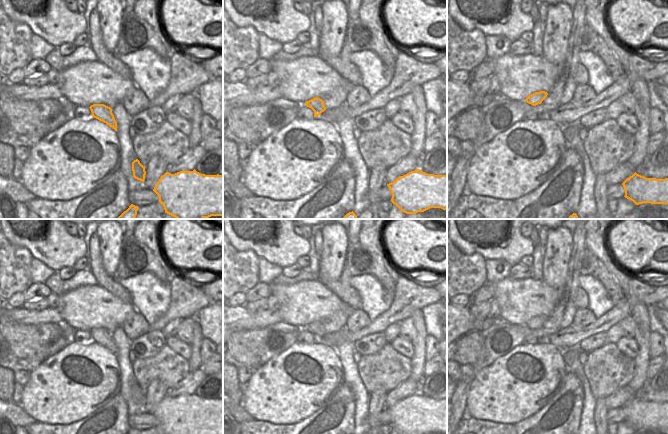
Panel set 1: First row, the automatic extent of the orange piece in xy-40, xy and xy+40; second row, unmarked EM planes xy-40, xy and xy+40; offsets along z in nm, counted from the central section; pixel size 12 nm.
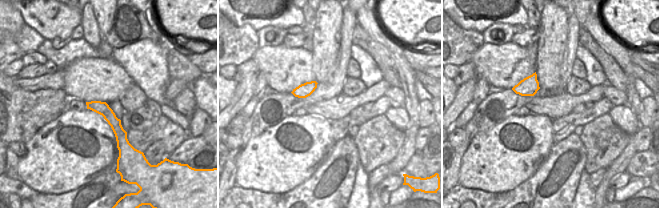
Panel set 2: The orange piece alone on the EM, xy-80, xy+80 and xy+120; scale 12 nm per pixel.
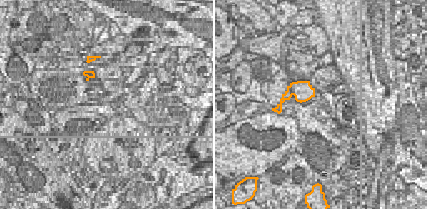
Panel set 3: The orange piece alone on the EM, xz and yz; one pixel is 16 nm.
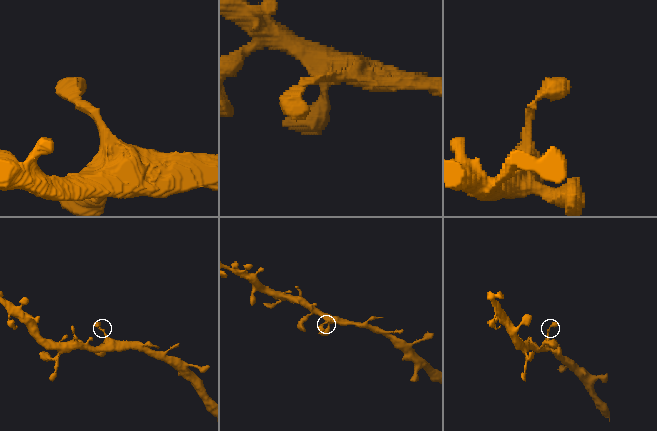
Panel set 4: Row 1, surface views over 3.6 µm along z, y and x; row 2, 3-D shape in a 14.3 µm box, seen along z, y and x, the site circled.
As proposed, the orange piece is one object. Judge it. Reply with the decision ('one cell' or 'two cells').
one cell

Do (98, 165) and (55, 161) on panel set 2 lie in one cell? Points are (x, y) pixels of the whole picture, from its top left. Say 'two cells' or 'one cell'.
one cell

